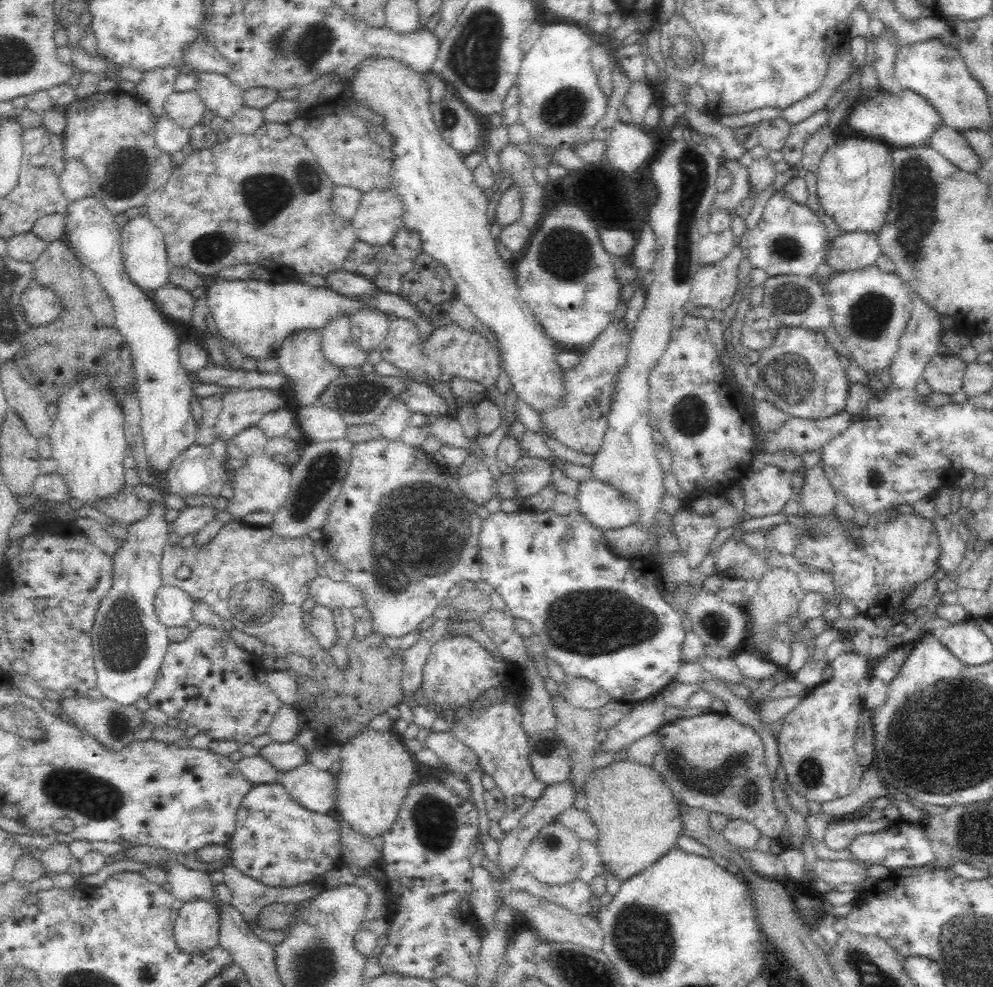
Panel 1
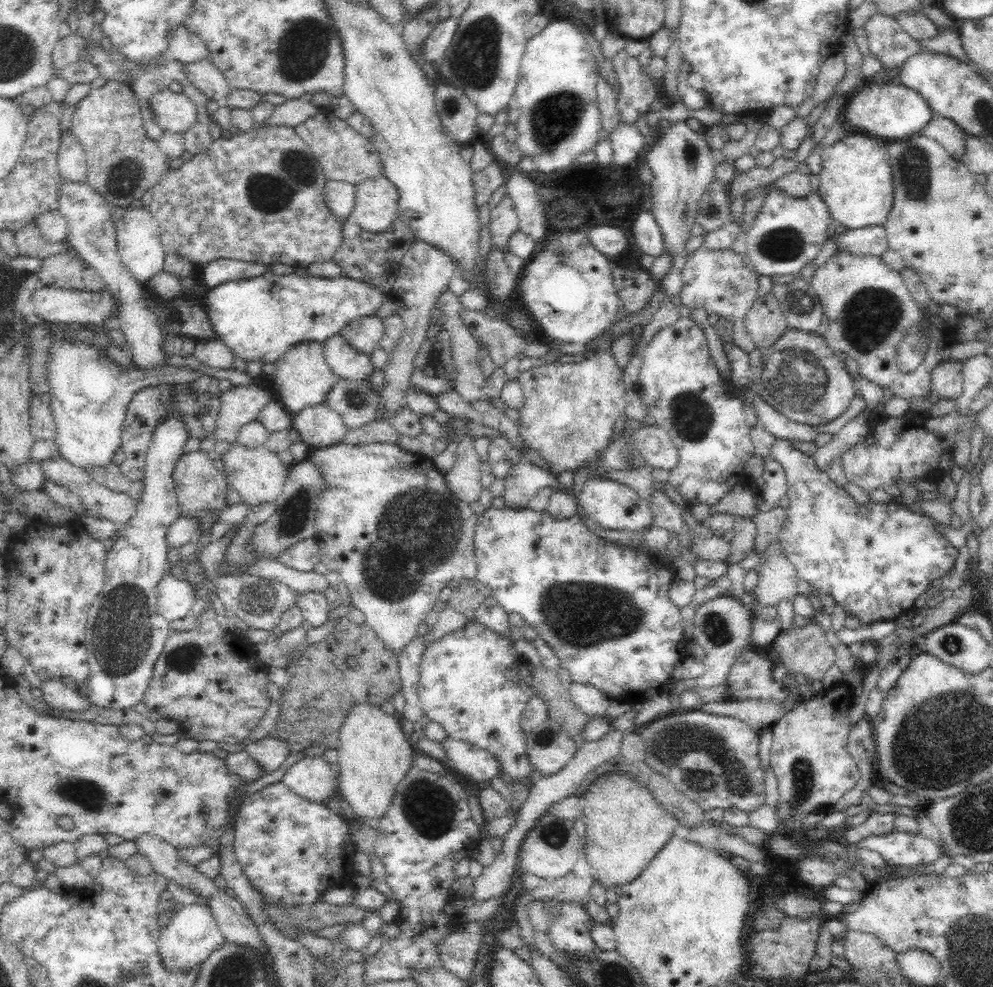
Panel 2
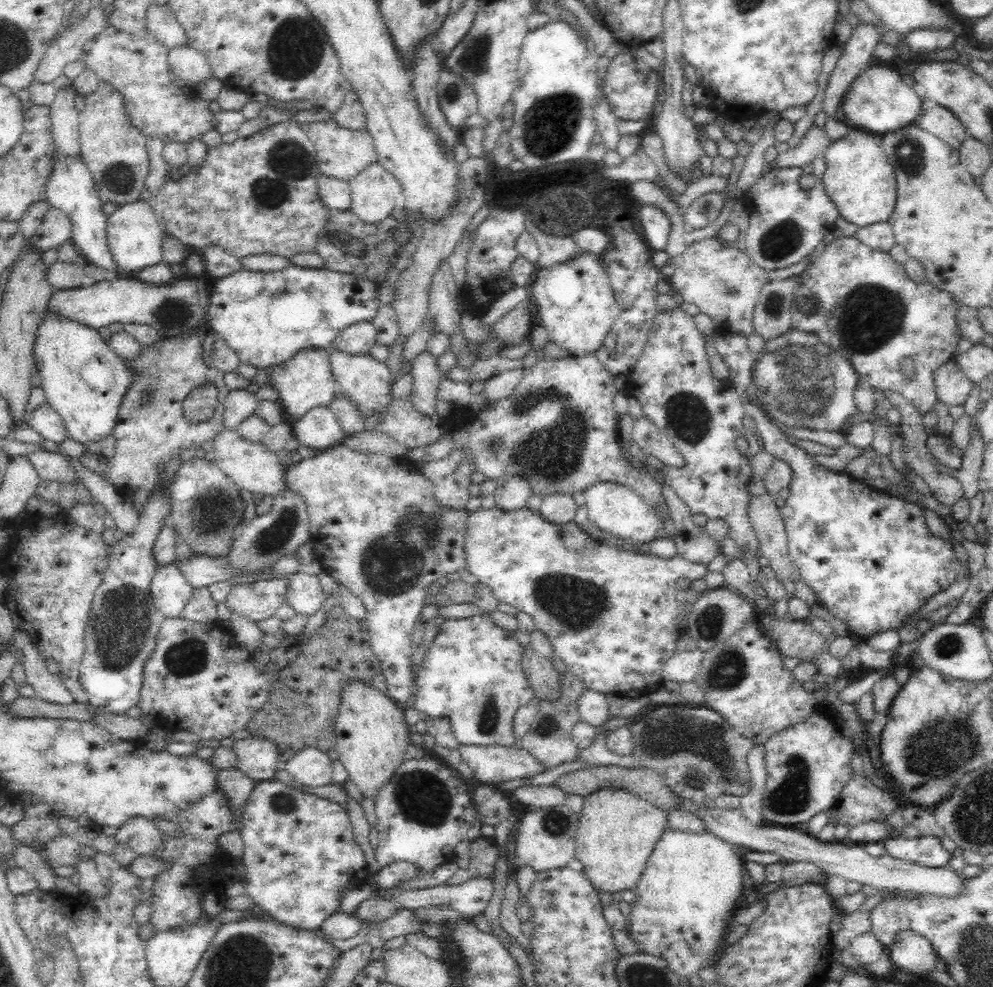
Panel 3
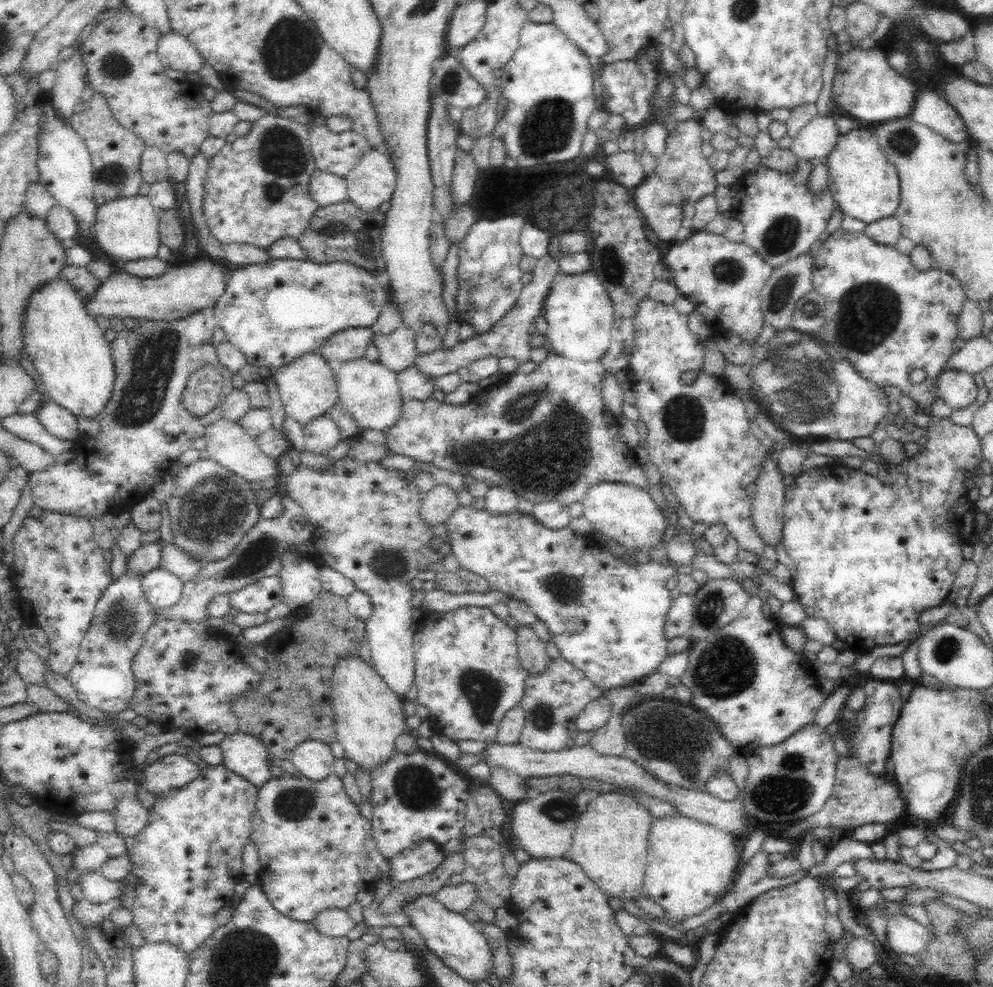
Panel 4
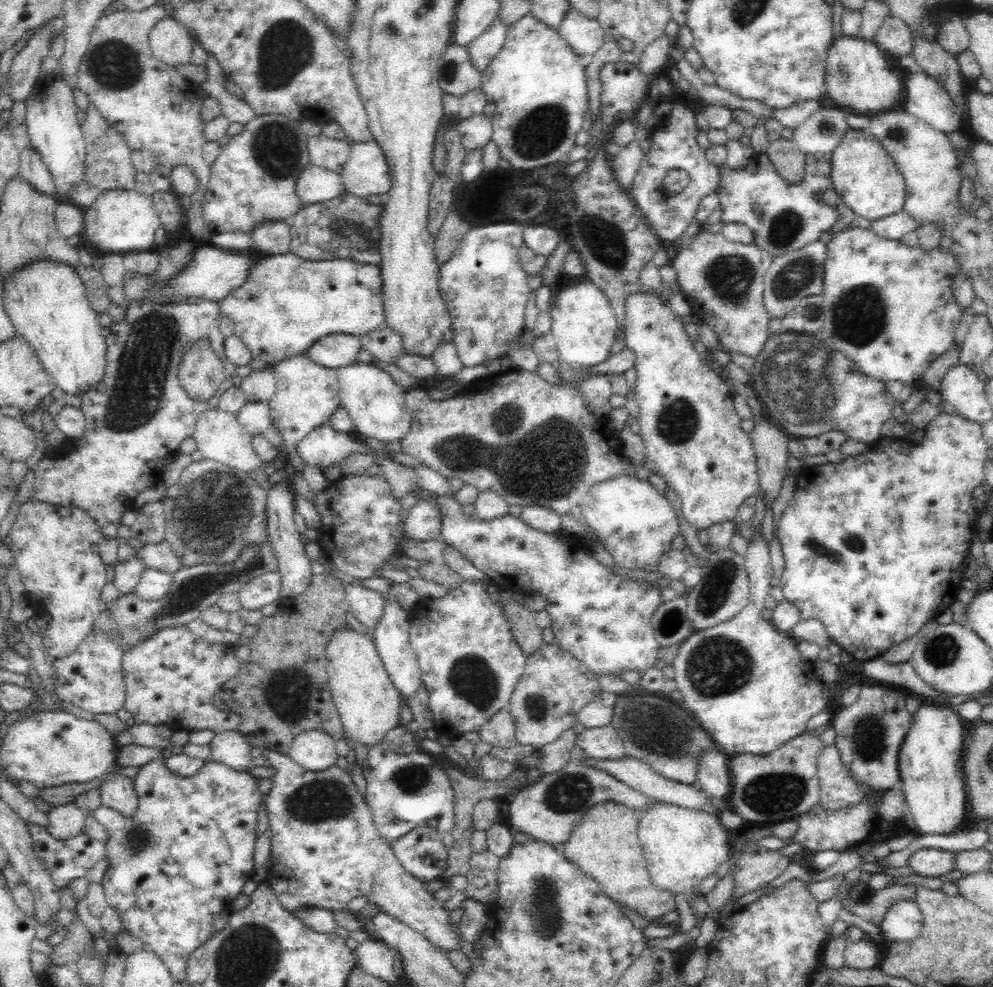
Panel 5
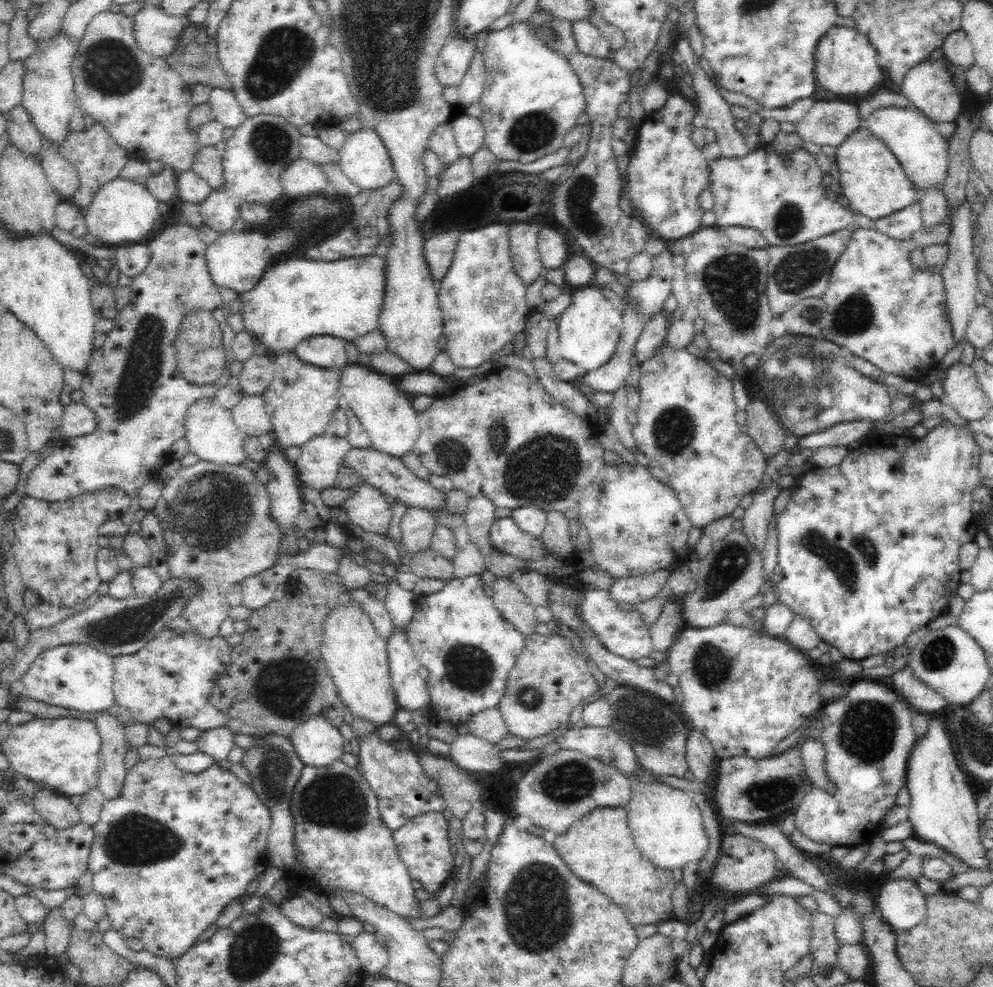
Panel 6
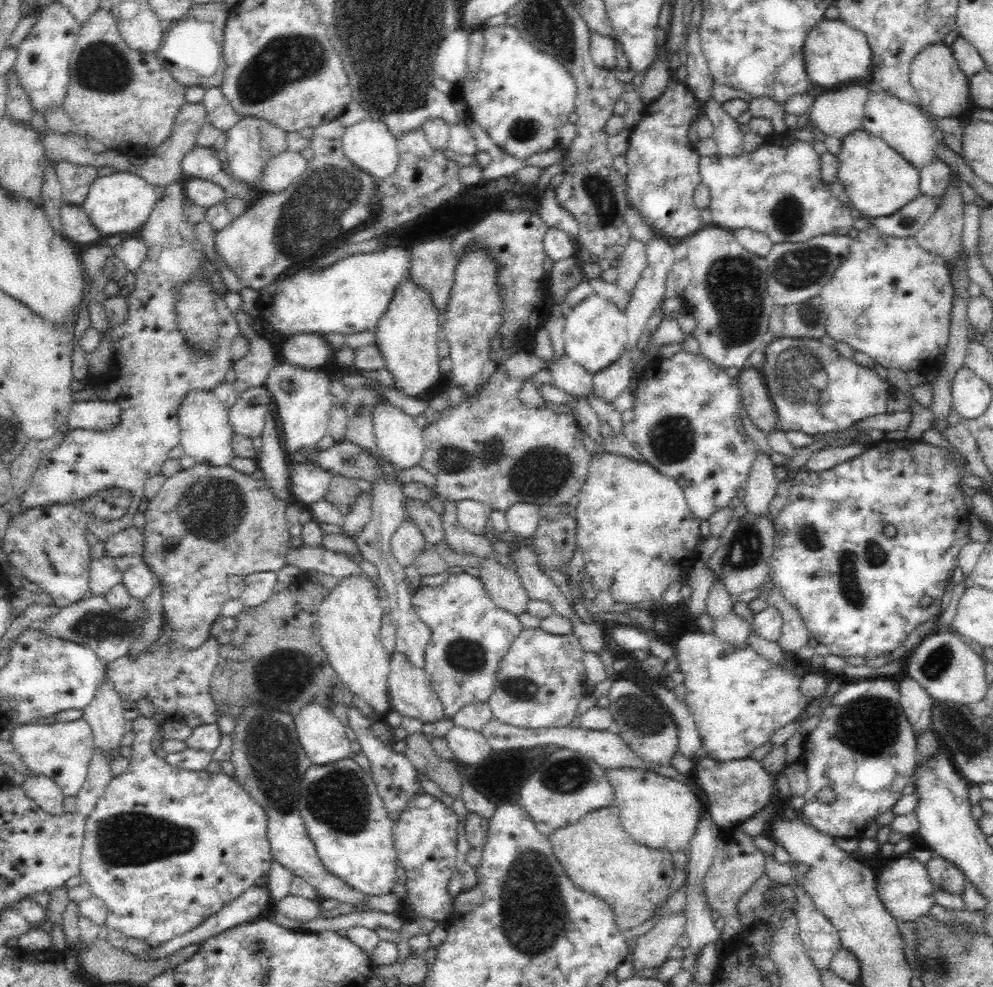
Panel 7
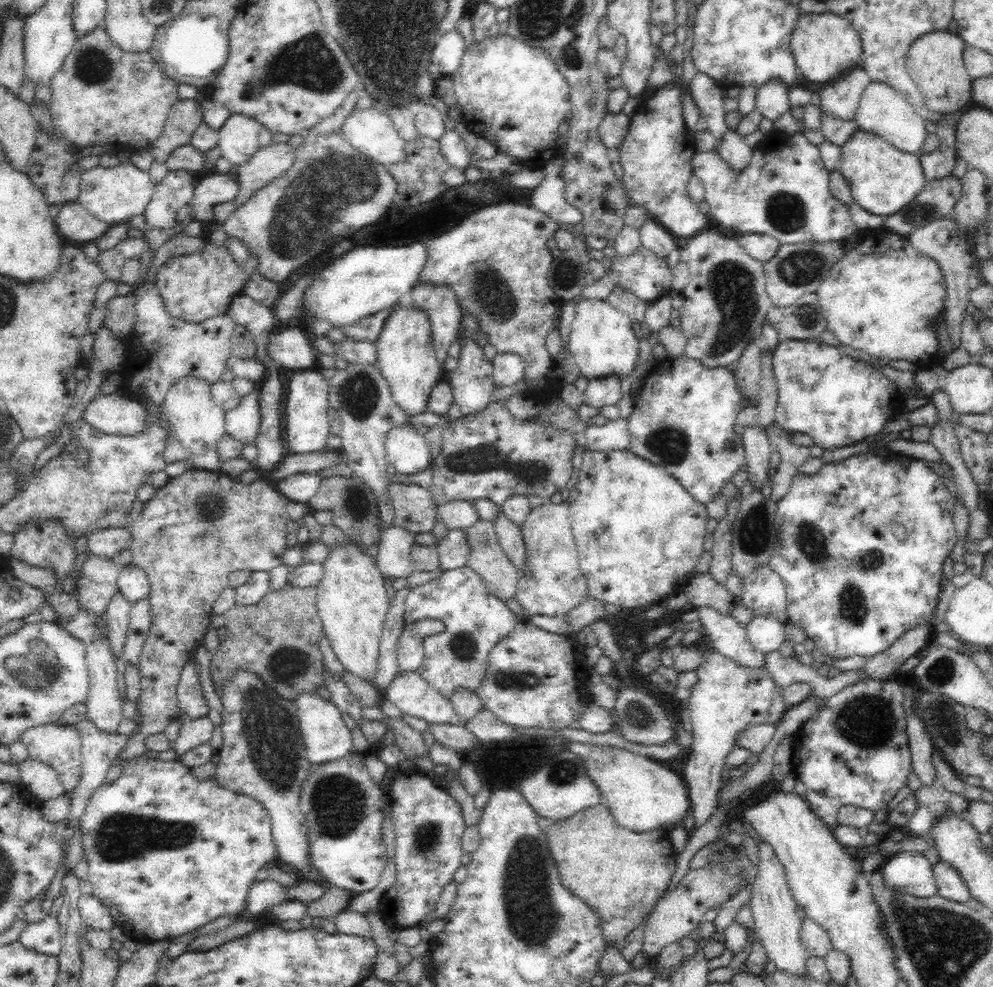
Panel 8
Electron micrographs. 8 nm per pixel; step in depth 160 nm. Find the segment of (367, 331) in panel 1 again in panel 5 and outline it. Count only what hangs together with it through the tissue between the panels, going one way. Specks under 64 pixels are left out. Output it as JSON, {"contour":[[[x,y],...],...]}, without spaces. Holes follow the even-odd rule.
{"contour":[[[335,333],[319,338],[306,354],[317,364],[337,370],[357,361],[361,350],[360,337]]]}

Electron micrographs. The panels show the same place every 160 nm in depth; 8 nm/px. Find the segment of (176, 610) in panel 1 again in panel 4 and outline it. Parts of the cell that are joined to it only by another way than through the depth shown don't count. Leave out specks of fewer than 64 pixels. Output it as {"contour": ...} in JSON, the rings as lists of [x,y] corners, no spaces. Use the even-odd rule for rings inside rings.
{"contour":[[[156,568],[141,578],[141,587],[155,609],[169,609],[183,595],[183,582],[172,572]]]}

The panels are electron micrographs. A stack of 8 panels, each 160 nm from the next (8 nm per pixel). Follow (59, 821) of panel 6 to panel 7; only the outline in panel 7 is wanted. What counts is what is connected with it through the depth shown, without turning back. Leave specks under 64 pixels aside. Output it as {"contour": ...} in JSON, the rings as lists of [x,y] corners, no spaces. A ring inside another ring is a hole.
{"contour":[[[28,776],[24,780],[23,790],[43,812],[54,817],[64,816],[64,794],[58,789],[58,786],[46,776]]]}

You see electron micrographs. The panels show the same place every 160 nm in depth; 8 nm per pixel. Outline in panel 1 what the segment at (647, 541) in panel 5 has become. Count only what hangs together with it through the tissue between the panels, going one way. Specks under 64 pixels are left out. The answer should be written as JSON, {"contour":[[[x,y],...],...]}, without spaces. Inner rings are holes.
{"contour":[[[596,479],[579,482],[575,498],[577,510],[602,531],[630,526],[638,516],[638,507],[632,501]]]}

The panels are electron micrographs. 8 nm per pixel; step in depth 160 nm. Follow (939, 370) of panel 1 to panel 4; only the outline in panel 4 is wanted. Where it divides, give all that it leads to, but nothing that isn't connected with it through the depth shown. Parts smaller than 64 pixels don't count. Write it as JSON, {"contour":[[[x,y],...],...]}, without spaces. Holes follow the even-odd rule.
{"contour":[[[942,370],[935,383],[936,396],[954,410],[972,404],[977,395],[974,377],[960,370]]]}

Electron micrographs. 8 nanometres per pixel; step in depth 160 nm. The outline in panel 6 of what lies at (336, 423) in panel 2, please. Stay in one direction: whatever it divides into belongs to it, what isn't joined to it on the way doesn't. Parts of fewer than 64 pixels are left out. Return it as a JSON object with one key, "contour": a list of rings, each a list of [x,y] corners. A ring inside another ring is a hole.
{"contour":[[[327,433],[306,440],[300,446],[300,457],[294,461],[299,480],[316,490],[334,486],[338,471],[352,447],[346,437]]]}

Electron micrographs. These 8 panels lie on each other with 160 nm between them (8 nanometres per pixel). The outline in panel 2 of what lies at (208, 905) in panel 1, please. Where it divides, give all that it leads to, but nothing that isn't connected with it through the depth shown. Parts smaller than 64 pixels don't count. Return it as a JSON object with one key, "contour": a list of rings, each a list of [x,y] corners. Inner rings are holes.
{"contour":[[[206,905],[180,906],[170,922],[161,930],[158,952],[168,970],[190,970],[202,964],[224,943],[224,937],[214,920],[211,909]]]}

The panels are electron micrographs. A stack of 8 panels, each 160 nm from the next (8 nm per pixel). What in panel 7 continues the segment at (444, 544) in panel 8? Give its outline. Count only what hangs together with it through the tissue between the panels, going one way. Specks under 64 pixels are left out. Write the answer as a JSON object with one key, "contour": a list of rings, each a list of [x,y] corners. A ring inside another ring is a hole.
{"contour":[[[456,500],[443,501],[441,521],[443,522],[446,544],[452,550],[456,550],[458,554],[475,554],[480,558],[490,558],[497,555],[492,545],[486,542],[483,535],[468,532],[458,522]]]}

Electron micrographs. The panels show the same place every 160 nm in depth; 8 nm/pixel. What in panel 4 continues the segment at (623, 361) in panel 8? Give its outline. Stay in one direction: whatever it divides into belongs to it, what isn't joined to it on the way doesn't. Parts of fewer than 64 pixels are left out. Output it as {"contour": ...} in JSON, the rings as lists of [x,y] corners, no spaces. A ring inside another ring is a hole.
{"contour":[[[591,268],[578,274],[559,271],[553,278],[541,316],[547,321],[545,337],[553,353],[576,361],[600,361],[608,351],[614,323],[613,303],[602,279]]]}

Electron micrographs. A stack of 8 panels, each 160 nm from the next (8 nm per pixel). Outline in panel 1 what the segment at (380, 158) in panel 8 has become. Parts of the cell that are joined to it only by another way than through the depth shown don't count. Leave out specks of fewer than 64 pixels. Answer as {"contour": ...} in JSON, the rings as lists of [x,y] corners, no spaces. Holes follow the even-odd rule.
{"contour":[[[394,187],[382,190],[374,189],[361,196],[358,210],[350,221],[360,241],[370,246],[384,246],[396,237],[404,227],[402,215],[403,204]]]}

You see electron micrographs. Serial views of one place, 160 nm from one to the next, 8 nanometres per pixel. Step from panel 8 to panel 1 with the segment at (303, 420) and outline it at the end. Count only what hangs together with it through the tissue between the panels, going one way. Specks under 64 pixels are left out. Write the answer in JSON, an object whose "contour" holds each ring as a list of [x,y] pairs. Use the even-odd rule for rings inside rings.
{"contour":[[[296,330],[286,337],[277,353],[278,364],[280,365],[279,372],[293,382],[291,386],[292,398],[294,398],[295,404],[300,404],[300,406],[317,404],[317,398],[320,394],[342,374],[342,370],[325,358],[320,338],[318,331]]]}

